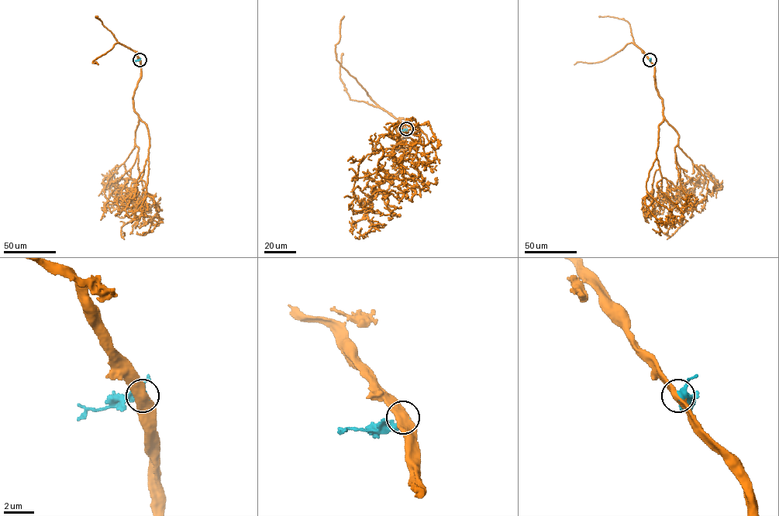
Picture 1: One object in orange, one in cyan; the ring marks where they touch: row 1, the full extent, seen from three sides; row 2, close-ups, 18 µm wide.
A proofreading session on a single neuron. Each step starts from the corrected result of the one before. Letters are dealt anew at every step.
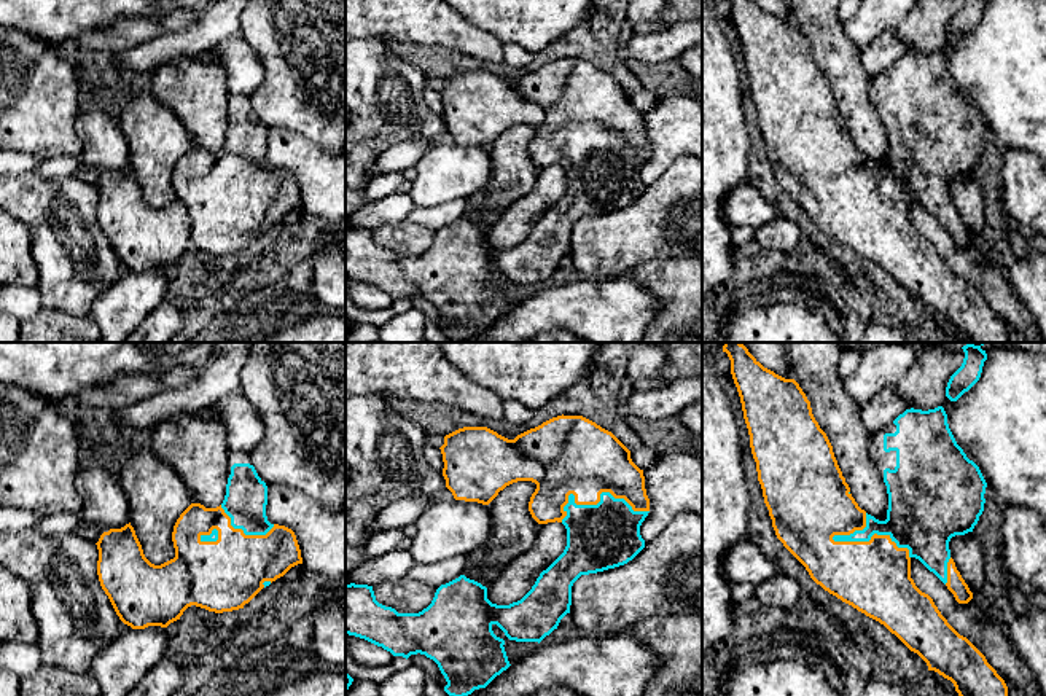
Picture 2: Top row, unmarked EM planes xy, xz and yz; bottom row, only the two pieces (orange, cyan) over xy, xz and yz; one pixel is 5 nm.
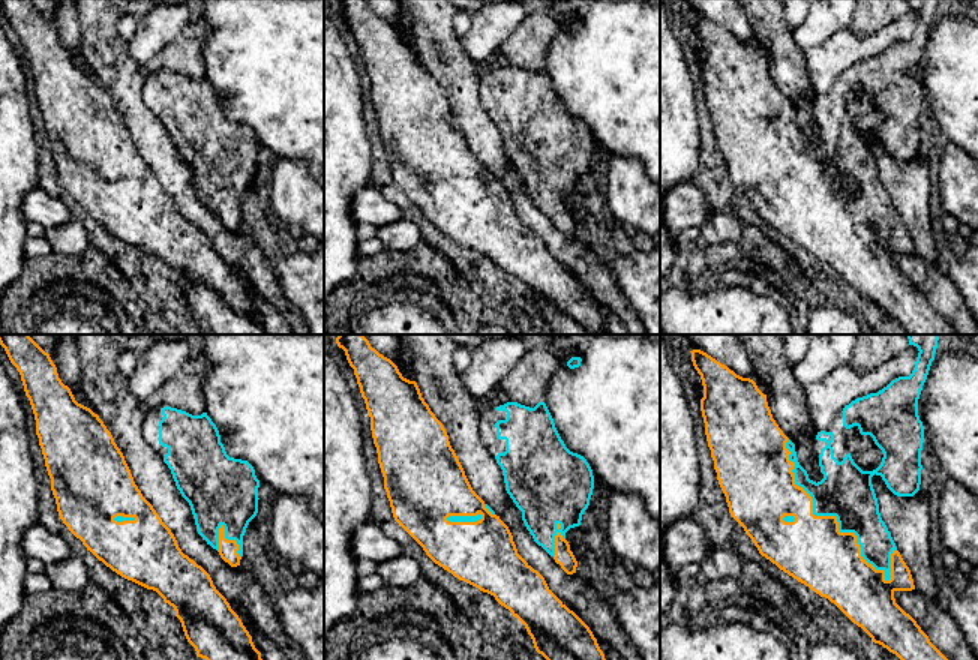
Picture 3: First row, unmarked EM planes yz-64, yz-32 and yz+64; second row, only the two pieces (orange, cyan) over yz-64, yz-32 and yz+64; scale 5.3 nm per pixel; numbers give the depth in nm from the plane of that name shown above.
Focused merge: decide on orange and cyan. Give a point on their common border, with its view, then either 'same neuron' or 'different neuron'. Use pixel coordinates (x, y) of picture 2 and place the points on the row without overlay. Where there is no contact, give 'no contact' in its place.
contact yz (874, 177); same neuron

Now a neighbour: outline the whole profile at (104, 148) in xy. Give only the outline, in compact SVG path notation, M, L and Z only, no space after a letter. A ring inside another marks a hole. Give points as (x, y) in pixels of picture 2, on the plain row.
M78 73L80 113L75 119L81 148L78 153L80 167L88 174L78 174L99 185L103 175L121 172L129 167L129 145L123 135L118 119L113 119L102 107L100 100L92 99L92 91L99 84Z

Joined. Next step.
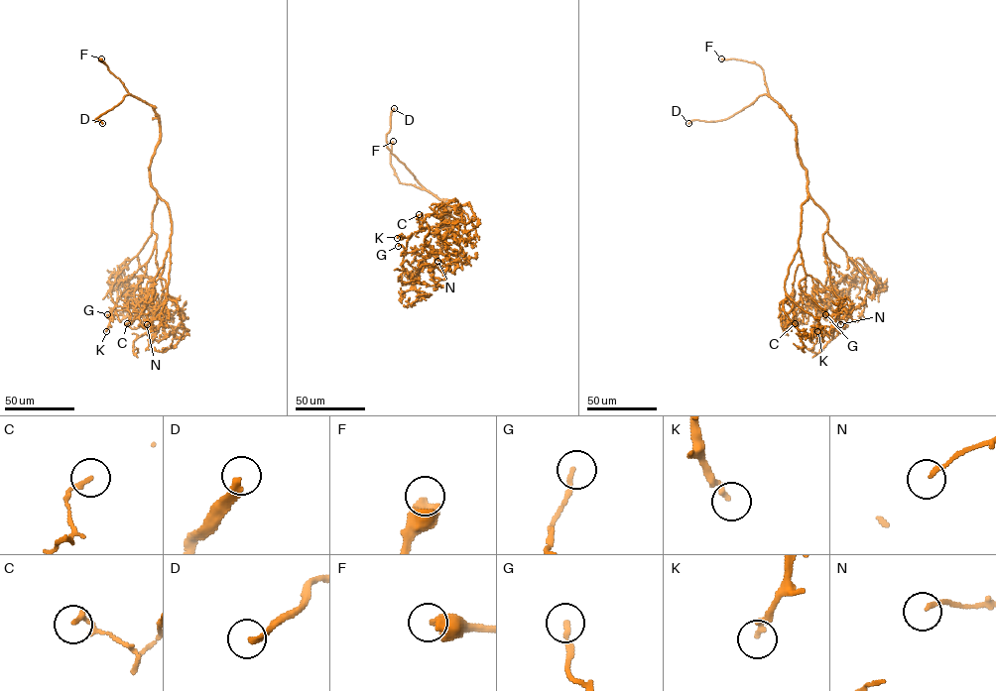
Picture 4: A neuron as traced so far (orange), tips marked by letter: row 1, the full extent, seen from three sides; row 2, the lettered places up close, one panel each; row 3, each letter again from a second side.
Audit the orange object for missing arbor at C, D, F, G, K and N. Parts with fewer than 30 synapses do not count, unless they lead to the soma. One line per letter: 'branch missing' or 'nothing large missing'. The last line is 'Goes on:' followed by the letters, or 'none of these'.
C: nothing large missing
D: branch missing
F: branch missing
G: nothing large missing
K: nothing large missing
N: nothing large missing
Goes on: D, F

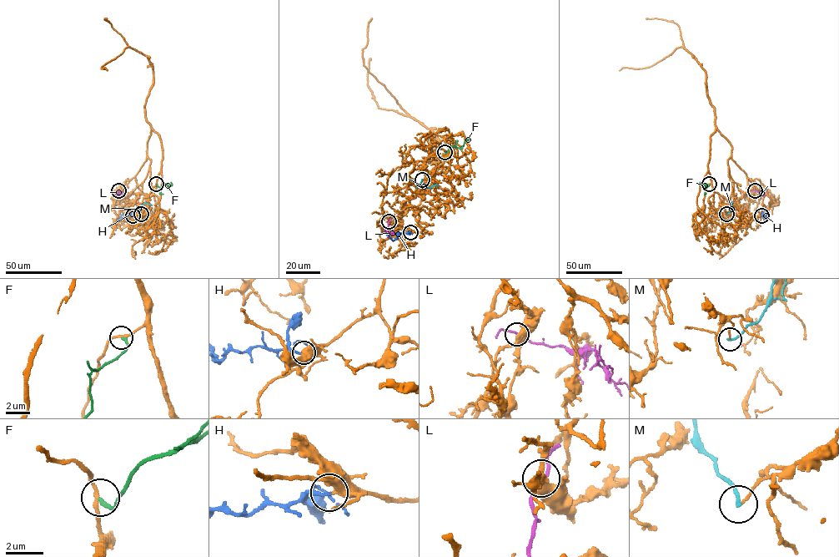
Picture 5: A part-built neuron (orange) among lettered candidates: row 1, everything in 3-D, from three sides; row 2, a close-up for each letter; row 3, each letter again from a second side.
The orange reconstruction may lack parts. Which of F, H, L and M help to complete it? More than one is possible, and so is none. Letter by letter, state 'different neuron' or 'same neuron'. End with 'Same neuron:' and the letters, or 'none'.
F: different neuron
H: same neuron
L: different neuron
M: different neuron
Same neuron: H

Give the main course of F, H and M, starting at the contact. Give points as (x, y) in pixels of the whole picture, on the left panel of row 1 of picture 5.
F: (156, 184), (160, 187), (163, 183), (170, 185), (171, 182)
H: (133, 215), (122, 215), (117, 220)
M: (141, 214), (138, 206), (144, 202), (152, 205)

